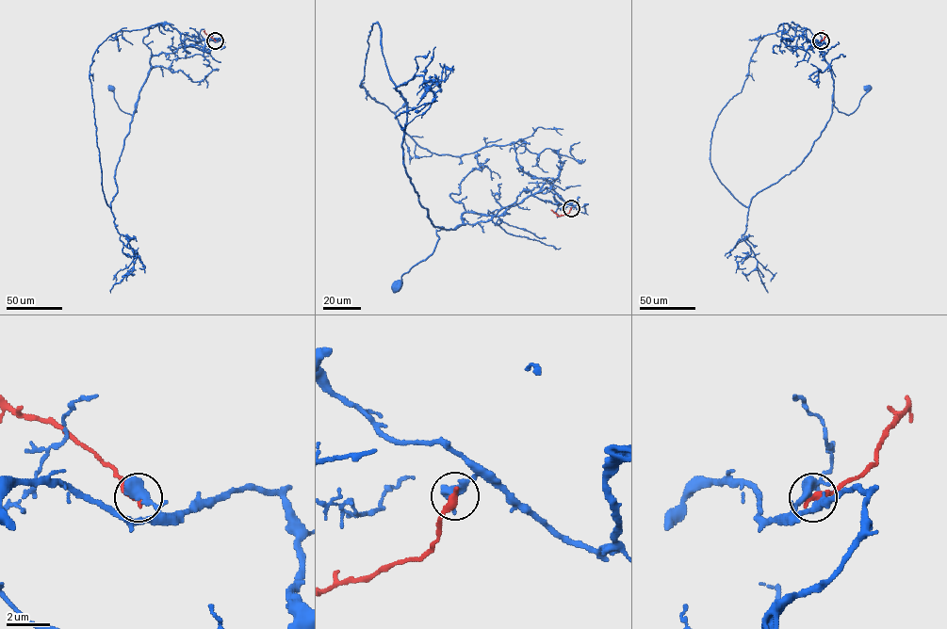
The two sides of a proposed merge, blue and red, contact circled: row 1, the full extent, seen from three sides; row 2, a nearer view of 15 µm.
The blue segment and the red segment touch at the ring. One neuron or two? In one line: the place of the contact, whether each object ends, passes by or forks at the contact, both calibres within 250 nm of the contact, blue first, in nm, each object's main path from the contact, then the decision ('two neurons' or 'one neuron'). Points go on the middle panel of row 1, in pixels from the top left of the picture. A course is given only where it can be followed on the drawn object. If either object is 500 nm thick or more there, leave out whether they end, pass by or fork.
(571, 208) | blue passes by | red ends | 480/380 nm | blue via (571, 208), (545, 188), (499, 216), (465, 212), (461, 226), (437, 230), (432, 252), (404, 273), (397, 286) | red via (571, 208), (560, 216), (550, 210) | two neurons

